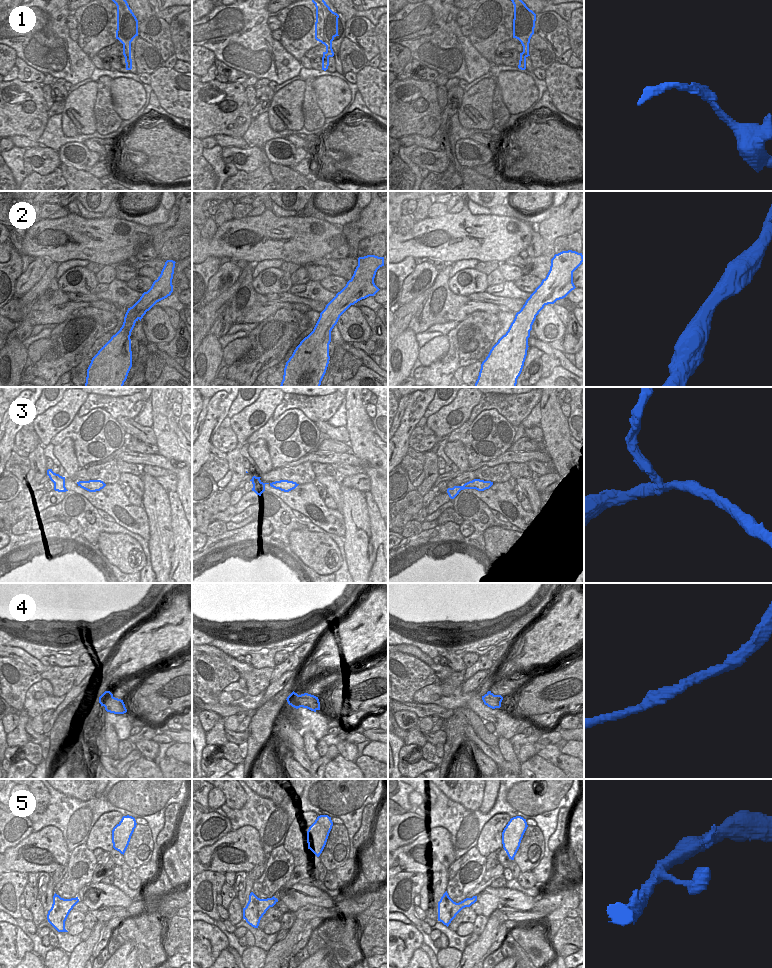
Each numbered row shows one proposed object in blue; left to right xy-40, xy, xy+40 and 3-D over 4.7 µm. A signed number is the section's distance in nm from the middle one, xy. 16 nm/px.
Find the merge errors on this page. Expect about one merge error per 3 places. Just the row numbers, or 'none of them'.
1, 3

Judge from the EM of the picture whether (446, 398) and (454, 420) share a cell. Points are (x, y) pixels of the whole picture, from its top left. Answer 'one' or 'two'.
two

